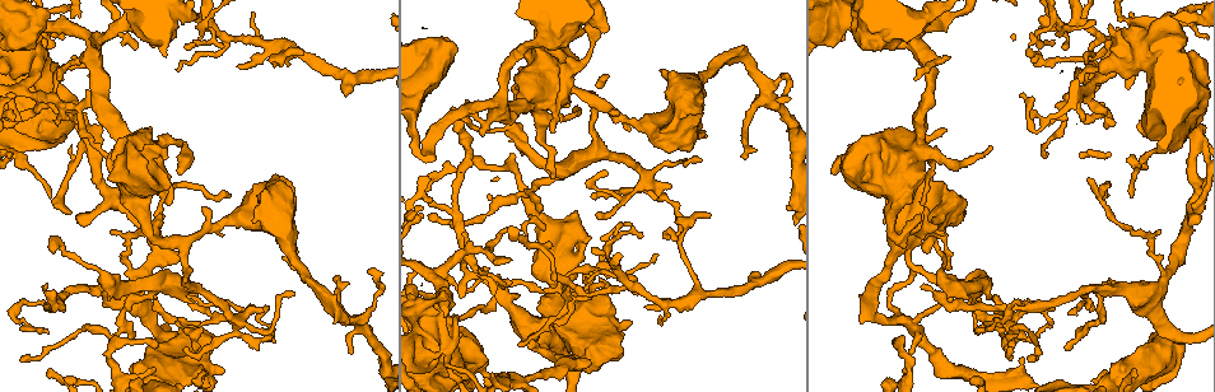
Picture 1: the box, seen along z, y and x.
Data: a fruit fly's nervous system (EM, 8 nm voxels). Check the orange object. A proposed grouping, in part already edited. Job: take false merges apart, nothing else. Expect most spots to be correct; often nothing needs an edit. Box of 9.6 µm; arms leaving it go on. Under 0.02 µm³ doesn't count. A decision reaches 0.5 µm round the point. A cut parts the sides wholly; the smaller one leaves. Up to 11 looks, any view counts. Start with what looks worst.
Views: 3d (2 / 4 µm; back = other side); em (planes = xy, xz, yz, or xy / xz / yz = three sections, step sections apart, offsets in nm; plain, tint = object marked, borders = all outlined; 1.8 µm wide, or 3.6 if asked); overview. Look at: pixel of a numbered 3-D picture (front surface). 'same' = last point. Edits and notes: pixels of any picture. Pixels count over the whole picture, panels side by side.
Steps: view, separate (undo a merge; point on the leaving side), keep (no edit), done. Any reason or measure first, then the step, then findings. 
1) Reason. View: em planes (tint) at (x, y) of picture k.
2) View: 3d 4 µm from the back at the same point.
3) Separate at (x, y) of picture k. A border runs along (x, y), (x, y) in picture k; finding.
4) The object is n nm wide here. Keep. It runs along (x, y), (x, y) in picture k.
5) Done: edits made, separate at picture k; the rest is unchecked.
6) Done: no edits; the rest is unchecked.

Three arms meet. View: em planes (plain) at (1118, 382) of picture 1.

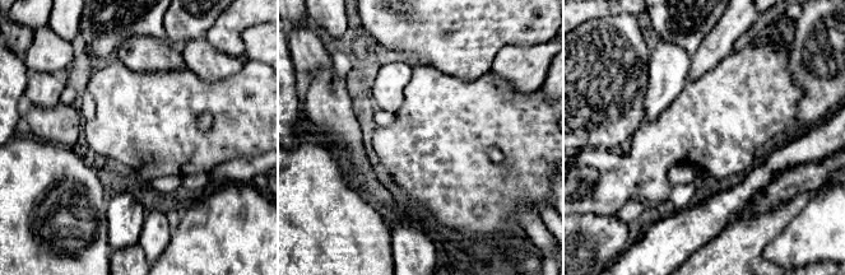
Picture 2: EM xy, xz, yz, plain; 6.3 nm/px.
Where the object lies. View: em planes (tint) at the same point.

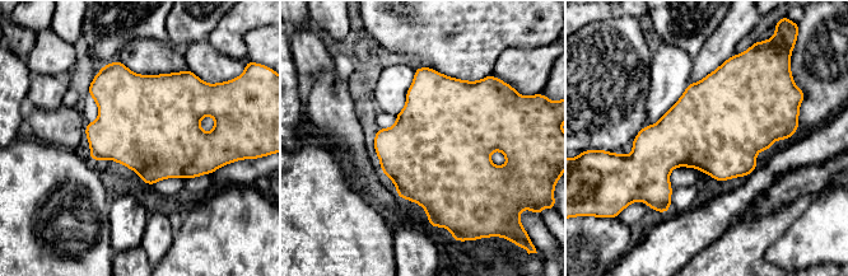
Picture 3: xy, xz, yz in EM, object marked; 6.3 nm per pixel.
Keep. Continuous, no second cell.

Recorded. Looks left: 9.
View: 3d 2 µm at (166, 336) of picture 1.

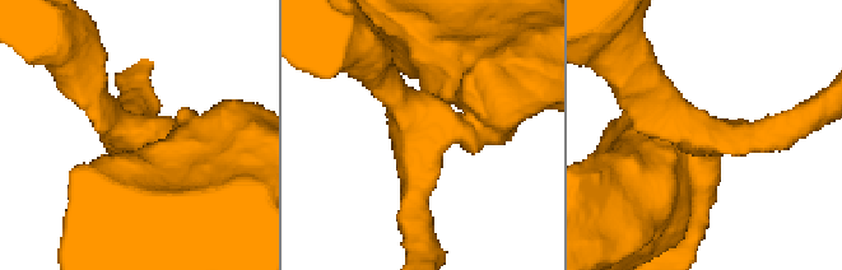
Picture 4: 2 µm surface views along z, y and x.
3 arms meet here; the arms are 220, 320, 650 nm wide. View: em 3.6 µm planes (tint) at (696, 132) of picture 4.

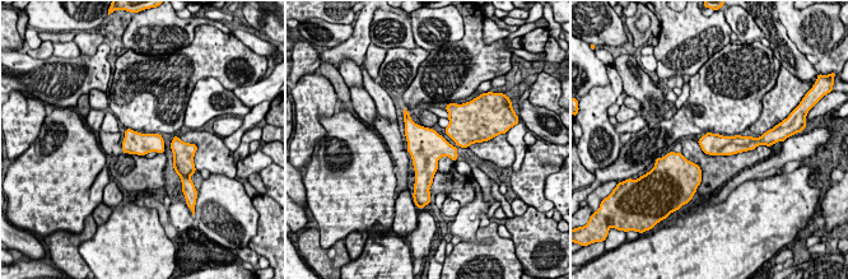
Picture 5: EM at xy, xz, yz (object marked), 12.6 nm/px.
The object is 280 nm wide here. Keep. Continuous, no second cell.

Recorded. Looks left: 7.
Thick turns thin. View: 3d 4 µm at (436, 377) of picture 1.

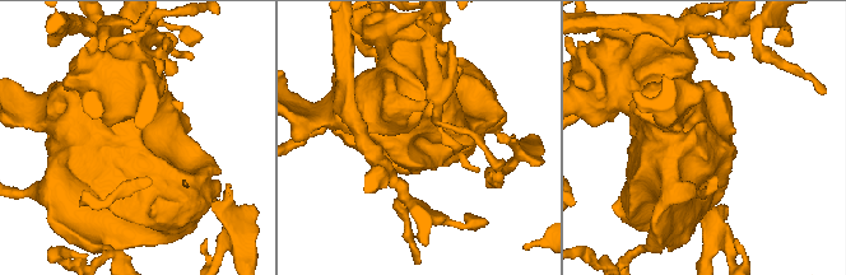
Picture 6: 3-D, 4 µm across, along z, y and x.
Now the EM. View: em 3.6 µm planes (tint) at (418, 140) of picture 6.

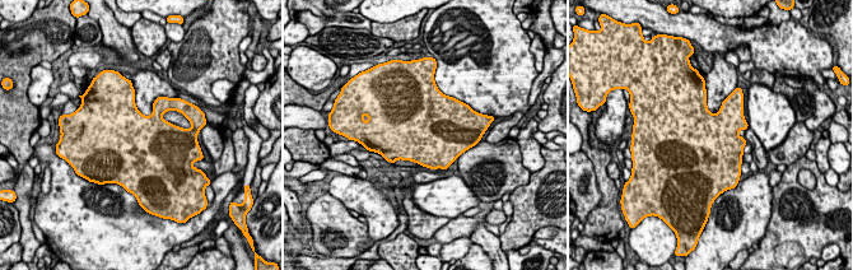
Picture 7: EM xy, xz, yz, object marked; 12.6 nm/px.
Keep. Continuous, no second cell.

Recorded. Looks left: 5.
Abrupt turn. View: 3d 2 µm at (15, 155) of picture 1.

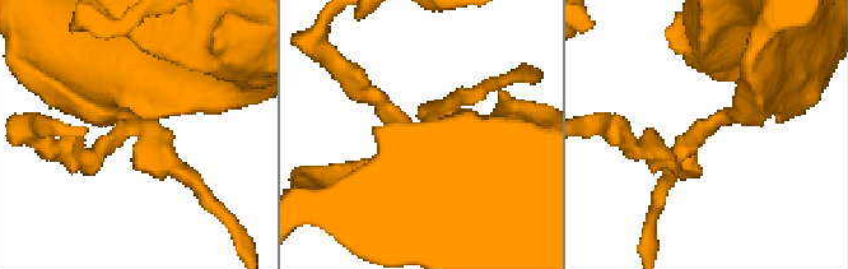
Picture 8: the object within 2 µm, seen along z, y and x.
View: em yz step 4 (tint) at (120, 140) of picture 8.

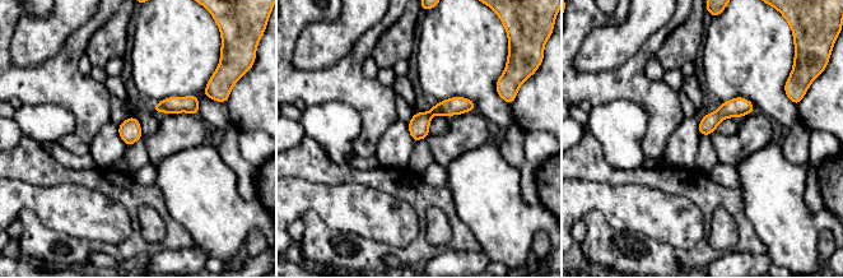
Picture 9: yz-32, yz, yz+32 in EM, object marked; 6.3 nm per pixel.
Cut it another way. View: em planes (tint) at the same point.

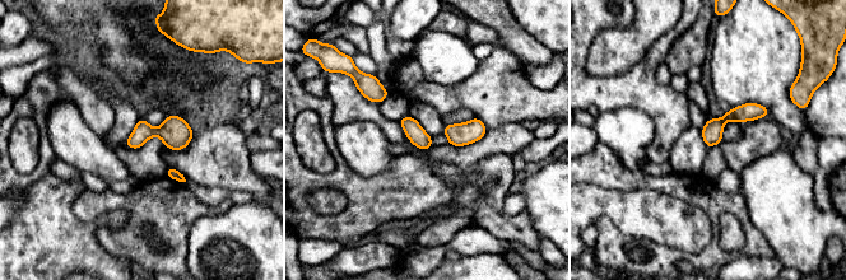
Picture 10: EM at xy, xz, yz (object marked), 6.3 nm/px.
Keep. It runs along (765, 111), (730, 115), (705, 135) in picture 10; continuous, no second cell.

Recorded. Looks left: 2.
Done: no edits; the rest is unchecked.

